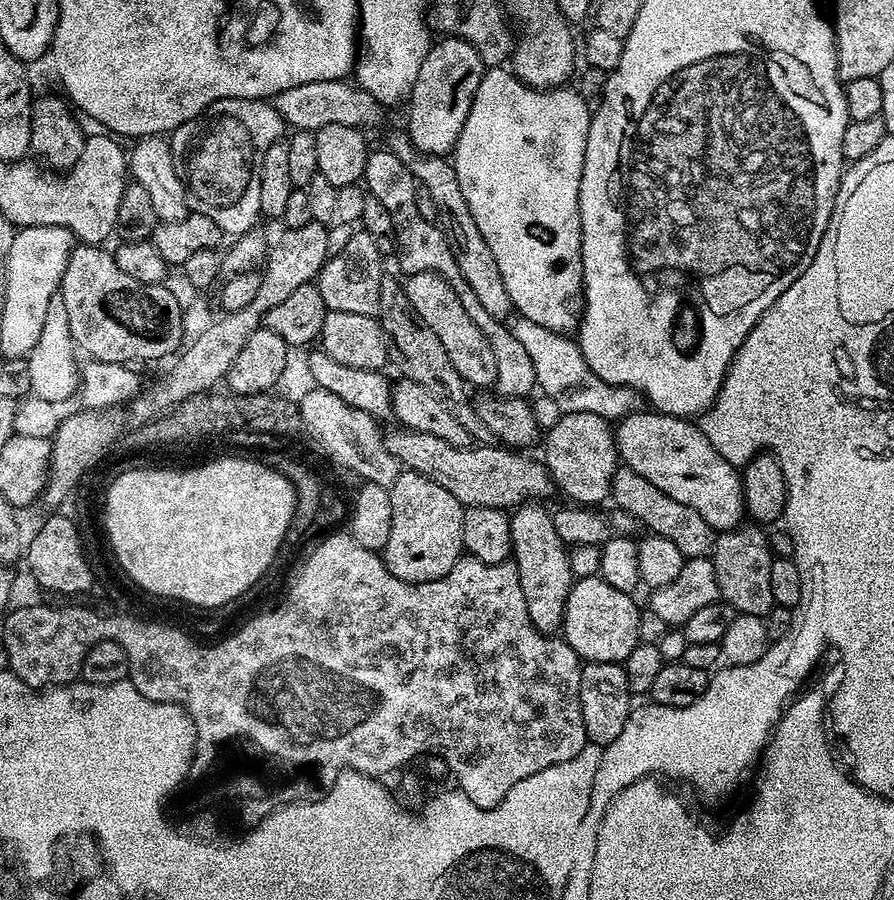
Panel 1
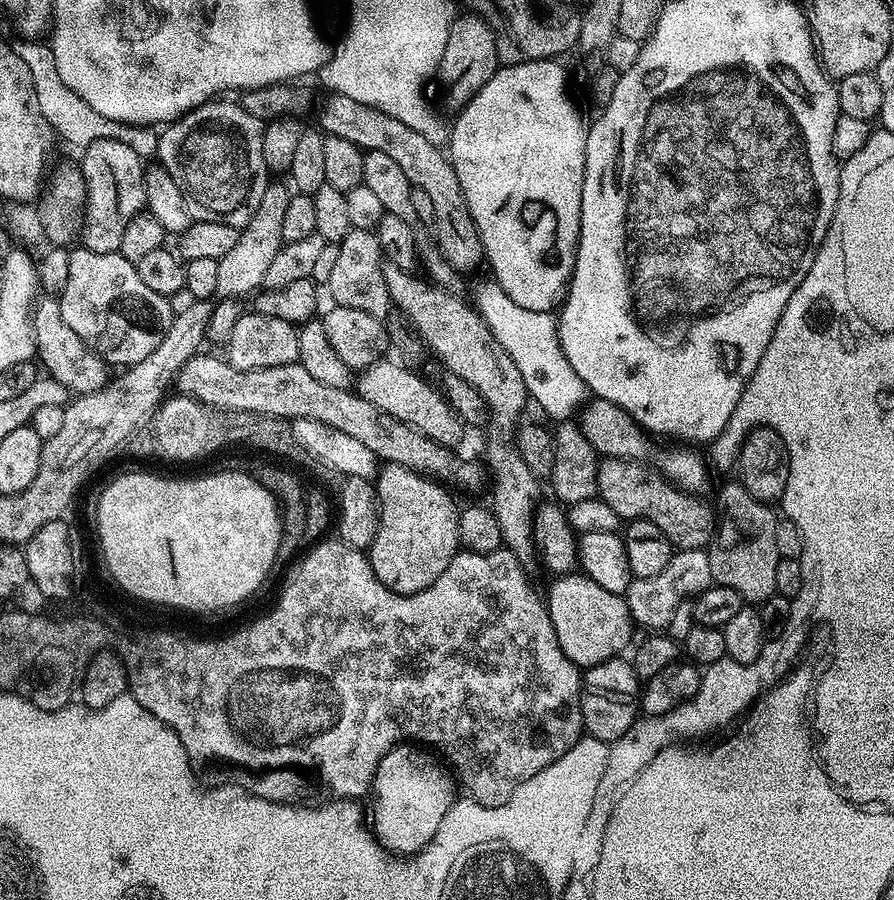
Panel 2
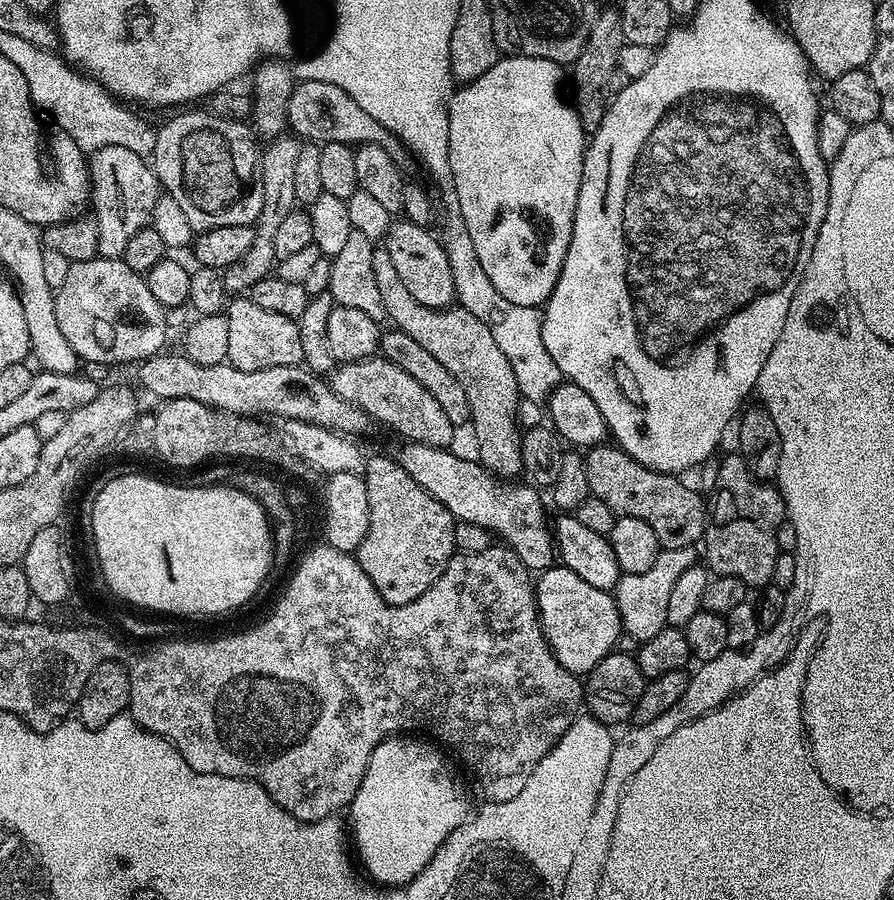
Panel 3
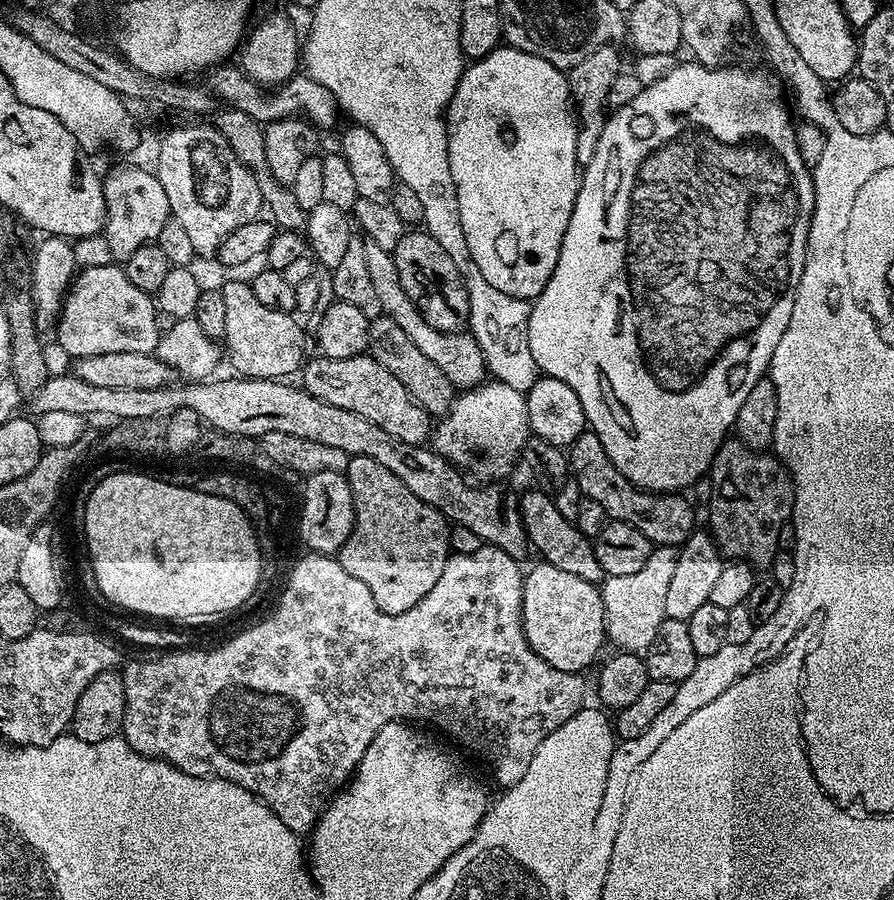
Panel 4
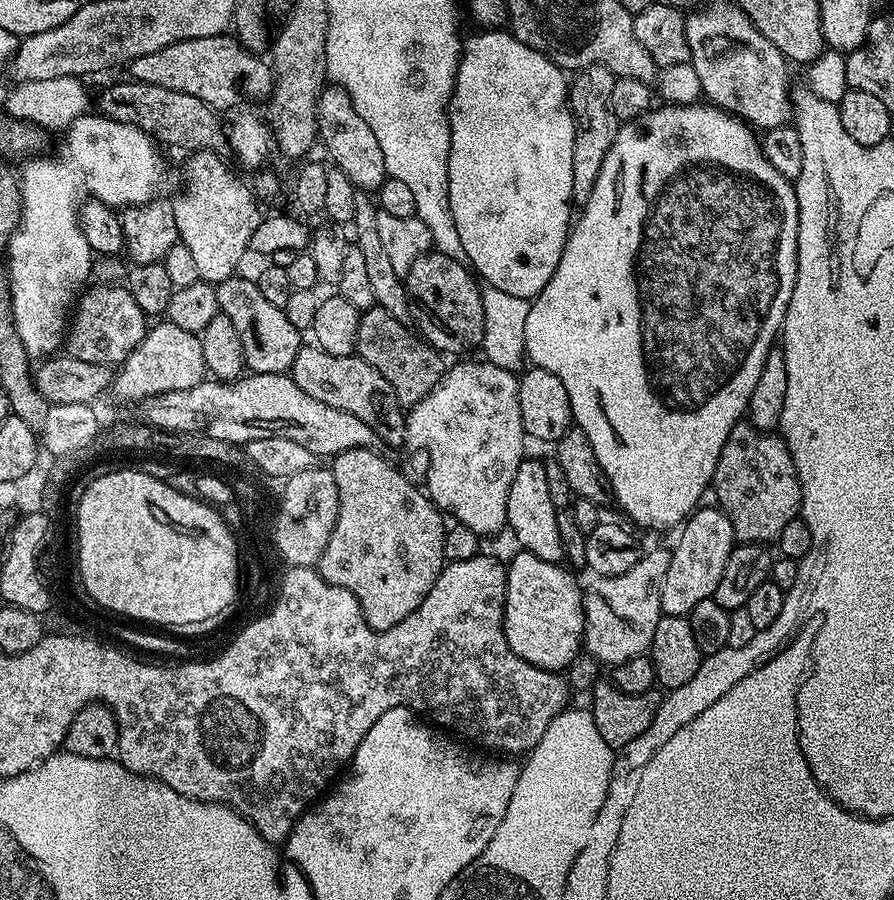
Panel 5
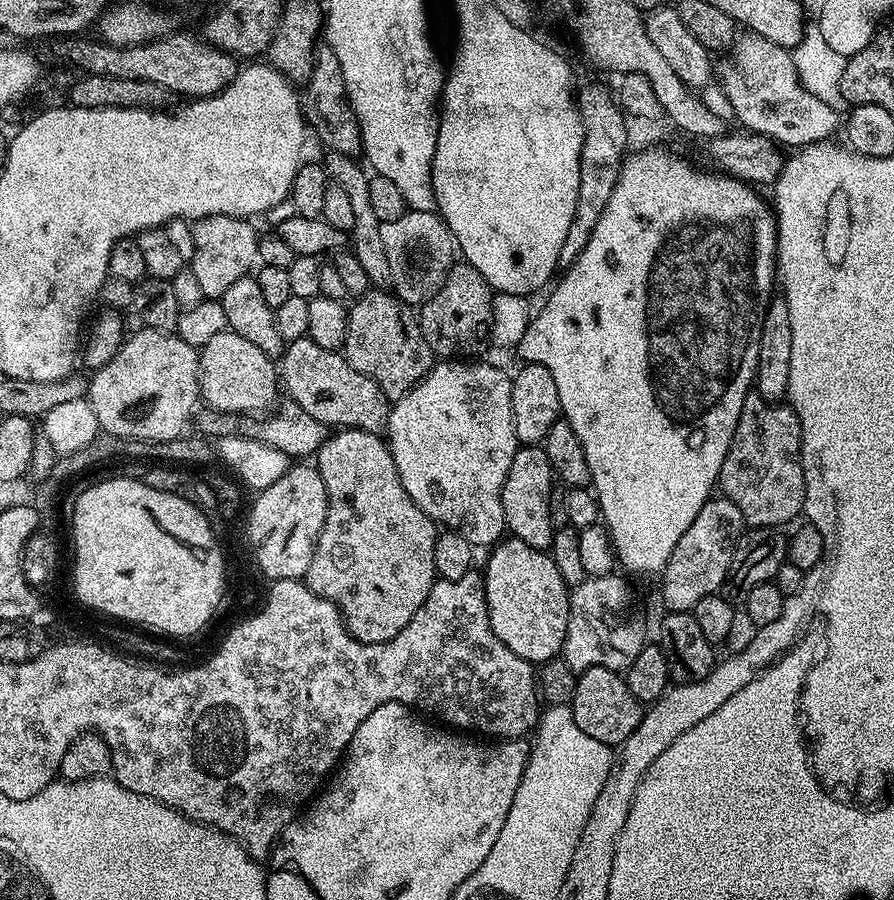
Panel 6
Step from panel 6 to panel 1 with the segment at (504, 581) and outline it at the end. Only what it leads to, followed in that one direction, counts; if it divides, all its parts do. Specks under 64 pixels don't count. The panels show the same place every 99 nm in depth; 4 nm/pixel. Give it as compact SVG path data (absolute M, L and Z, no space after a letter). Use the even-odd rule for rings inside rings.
M599 576L576 580L566 602L563 643L574 649L584 662L618 664L630 658L630 650L634 650L640 643L638 622L642 611L641 605L636 605L632 599L629 593L614 590L614 586L610 586Z

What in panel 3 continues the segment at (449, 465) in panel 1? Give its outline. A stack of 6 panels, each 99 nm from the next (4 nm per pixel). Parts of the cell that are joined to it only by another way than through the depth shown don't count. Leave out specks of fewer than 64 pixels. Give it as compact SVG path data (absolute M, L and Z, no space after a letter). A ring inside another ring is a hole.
M180 352L166 353L149 356L135 367L137 380L160 400L192 399L242 417L264 416L262 414L269 412L275 418L305 420L307 424L317 424L350 437L374 428L374 421L361 408L338 398L329 381L308 371L307 367L291 364L244 371L227 362L202 364Z

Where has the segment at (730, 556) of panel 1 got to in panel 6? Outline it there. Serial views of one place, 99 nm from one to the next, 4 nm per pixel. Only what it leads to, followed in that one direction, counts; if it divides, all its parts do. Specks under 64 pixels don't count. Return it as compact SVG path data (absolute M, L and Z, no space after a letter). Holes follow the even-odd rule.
M755 390L749 391L742 406L742 414L738 414L738 426L734 430L730 450L726 450L726 458L722 462L718 488L719 491L724 491L721 493L727 500L742 510L742 518L749 529L779 529L784 526L780 524L803 513L804 471L800 465L800 423L792 407L784 402L762 398Z

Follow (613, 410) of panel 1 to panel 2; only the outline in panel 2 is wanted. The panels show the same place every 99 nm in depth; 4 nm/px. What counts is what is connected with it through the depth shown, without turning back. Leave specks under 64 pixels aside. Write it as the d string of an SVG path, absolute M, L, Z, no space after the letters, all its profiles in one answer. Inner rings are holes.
M495 282L484 284L477 290L474 307L490 334L494 334L502 350L506 350L514 366L518 366L518 374L522 374L522 382L526 382L529 397L538 400L547 419L552 422L571 421L585 407L590 393L582 378L578 378L574 366L566 362L566 354L560 345L557 317L552 312L526 310L526 306L518 306L518 302L514 302L514 298L510 298L510 294Z

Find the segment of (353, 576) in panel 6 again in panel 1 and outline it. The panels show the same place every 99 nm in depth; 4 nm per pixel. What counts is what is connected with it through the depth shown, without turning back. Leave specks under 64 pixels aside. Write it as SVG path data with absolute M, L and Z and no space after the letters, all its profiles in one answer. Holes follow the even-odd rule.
M401 470L388 489L390 494L390 539L383 550L384 564L407 584L434 582L442 578L462 559L462 518L465 505L442 490L438 482L417 472Z

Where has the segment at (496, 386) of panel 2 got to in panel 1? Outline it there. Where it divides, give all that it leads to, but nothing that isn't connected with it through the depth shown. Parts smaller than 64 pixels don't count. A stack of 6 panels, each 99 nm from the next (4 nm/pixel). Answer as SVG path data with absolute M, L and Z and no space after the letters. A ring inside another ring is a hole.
M419 272L407 277L403 281L406 297L410 305L418 312L418 316L434 330L435 337L442 342L446 348L446 354L450 356L454 369L461 378L469 385L477 384L480 390L487 386L495 385L498 374L498 362L496 361L496 350L492 347L492 341L482 334L482 330L466 314L462 302L458 302L458 294L454 294L454 286L446 278L442 278L436 272Z

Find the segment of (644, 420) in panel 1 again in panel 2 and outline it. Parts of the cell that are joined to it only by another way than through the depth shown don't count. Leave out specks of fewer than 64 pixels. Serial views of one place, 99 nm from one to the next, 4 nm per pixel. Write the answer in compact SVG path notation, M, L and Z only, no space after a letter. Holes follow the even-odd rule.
M596 398L579 413L578 423L586 440L592 444L592 449L601 457L622 458L623 460L650 461L651 467L659 472L669 484L675 485L683 492L700 494L708 484L709 465L705 457L695 452L692 446L676 446L680 448L655 448L653 437L641 428L640 423L626 410L614 406L614 402ZM593 403L593 404L592 404ZM592 404L592 405L591 405ZM652 456L652 460L650 459ZM704 459L704 460L703 460ZM705 464L705 465L704 465Z

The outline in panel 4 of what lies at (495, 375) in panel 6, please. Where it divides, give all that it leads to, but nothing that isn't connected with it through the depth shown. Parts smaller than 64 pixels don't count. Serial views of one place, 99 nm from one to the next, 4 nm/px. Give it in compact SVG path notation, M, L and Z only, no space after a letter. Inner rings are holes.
M492 378L453 399L450 411L435 425L430 444L457 468L496 482L515 466L516 459L521 459L529 439L527 395Z

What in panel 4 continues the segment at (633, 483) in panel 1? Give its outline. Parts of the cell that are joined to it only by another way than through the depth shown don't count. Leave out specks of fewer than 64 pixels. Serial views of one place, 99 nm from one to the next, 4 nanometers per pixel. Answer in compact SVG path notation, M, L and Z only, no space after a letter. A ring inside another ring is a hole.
M585 430L567 449L566 455L571 479L575 480L577 486L580 488L581 497L585 500L598 502L598 506L602 506L602 510L606 510L609 520L626 522L630 526L642 530L642 534L646 534L646 538L650 538L653 545L656 546L682 546L691 538L694 529L697 527L696 516L692 513L691 506L680 497L683 495L676 492L649 492L646 488L637 488L636 485L631 484L616 469L614 462L606 454L606 450L602 446L598 434L594 434L591 430Z

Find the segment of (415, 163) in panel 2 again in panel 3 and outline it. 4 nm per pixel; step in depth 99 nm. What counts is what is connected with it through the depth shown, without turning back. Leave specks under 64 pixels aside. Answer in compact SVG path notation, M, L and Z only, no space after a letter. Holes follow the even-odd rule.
M325 80L299 81L288 99L287 118L291 131L297 137L313 143L342 142L353 146L379 144L397 160L403 159L406 154L403 144L392 131L362 110L358 102L341 87Z

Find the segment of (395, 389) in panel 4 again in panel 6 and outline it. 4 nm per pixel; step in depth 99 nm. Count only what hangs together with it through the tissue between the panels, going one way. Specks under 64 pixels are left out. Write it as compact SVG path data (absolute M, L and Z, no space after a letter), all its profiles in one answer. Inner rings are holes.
M307 335L286 344L278 360L278 376L282 381L283 391L284 388L288 391L287 399L293 404L302 406L302 410L306 410L306 414L310 414L310 418L318 418L318 422L322 422L329 429L357 428L363 432L380 434L388 427L390 401L378 386L378 382L374 382L374 378L370 378L366 374L358 374L358 370L354 370L354 366L350 366L350 362L346 362L343 354L339 351L322 350L322 346L318 346L318 342L308 339Z

